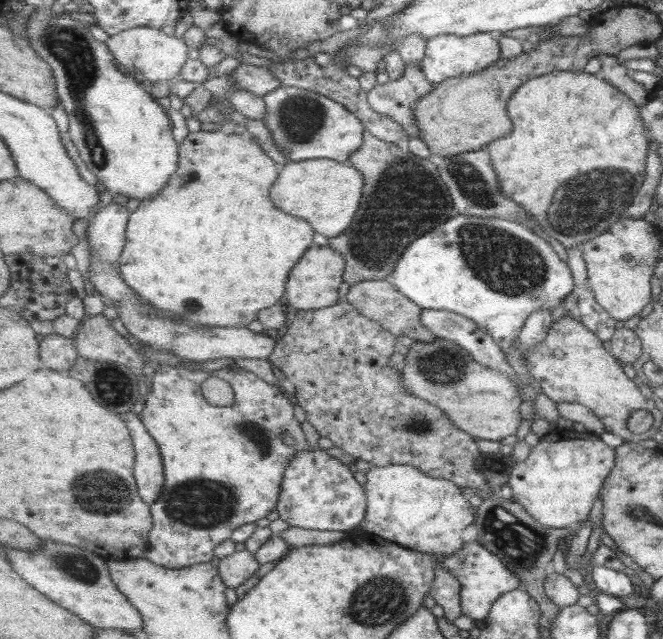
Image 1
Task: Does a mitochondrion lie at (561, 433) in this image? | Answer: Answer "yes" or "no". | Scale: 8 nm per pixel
no

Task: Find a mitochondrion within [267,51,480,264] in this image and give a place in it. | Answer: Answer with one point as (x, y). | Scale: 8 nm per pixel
(301, 118)

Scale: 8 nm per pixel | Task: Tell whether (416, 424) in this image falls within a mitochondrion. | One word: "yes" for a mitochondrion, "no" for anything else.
yes

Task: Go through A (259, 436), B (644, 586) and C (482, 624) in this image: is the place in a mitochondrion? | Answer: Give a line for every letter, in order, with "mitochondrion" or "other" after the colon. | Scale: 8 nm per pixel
A: mitochondrion
B: other
C: other

